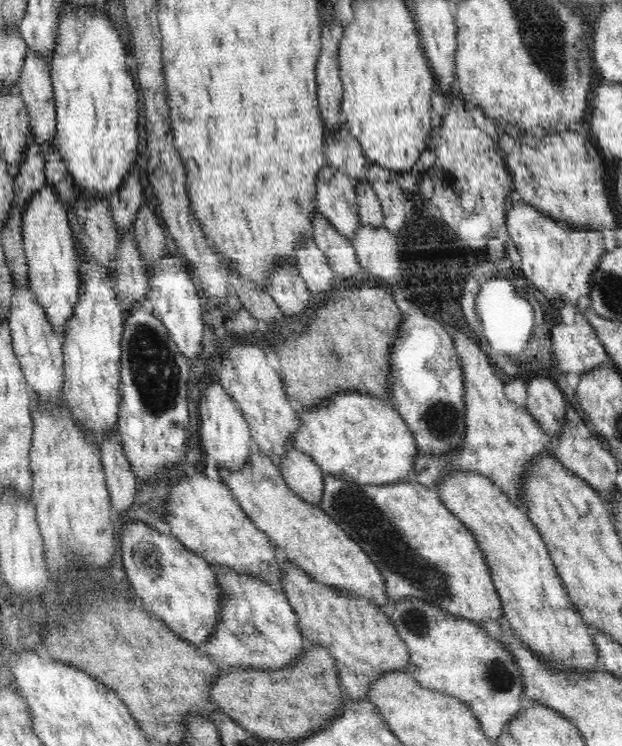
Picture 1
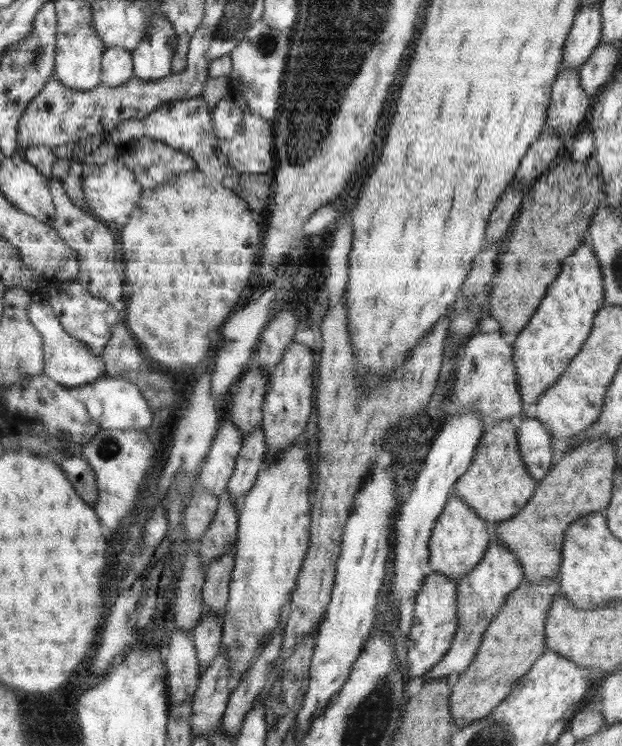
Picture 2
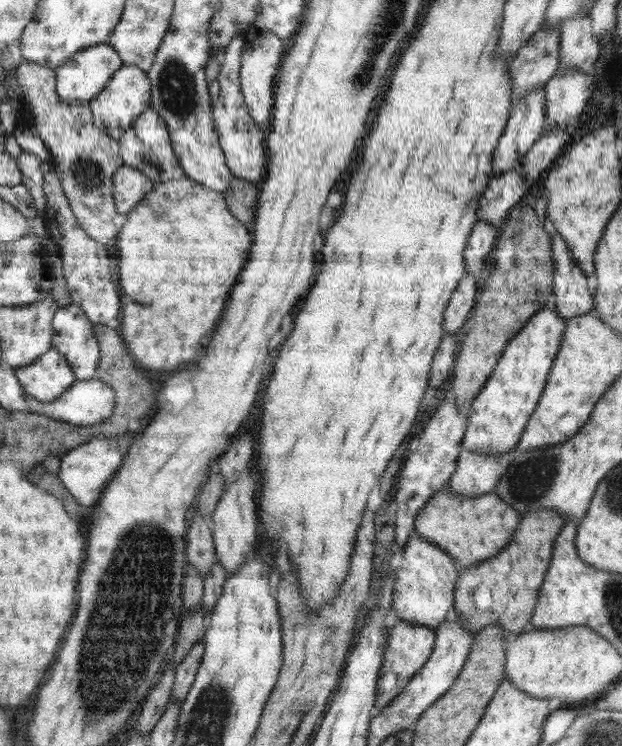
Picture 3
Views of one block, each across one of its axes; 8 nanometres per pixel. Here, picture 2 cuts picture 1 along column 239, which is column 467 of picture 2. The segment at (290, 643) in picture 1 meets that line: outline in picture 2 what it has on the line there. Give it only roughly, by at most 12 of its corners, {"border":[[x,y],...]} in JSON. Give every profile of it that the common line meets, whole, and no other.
{"border":[[492,536],[459,580],[458,627],[422,677],[455,678],[524,580],[516,555]]}

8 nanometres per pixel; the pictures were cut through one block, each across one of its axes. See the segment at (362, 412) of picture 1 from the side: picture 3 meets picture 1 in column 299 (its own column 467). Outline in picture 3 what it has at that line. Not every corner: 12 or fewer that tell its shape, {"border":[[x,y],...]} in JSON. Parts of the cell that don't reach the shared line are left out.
{"border":[[540,309],[469,406],[462,448],[515,450],[566,319]]}

